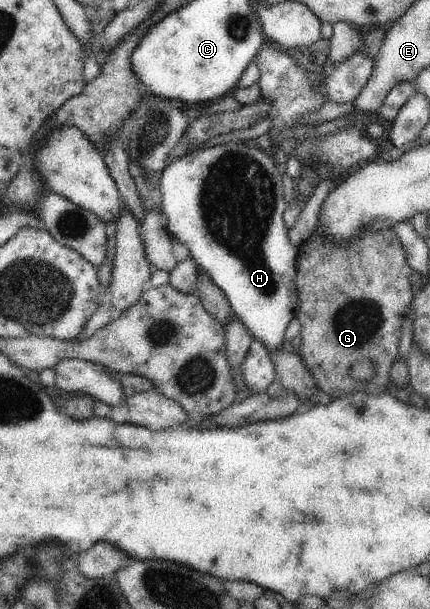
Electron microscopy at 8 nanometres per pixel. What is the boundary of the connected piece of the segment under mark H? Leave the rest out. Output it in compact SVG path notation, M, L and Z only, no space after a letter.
M227 142L207 149L193 150L191 153L179 156L175 161L165 165L160 177L160 191L162 201L160 209L165 217L168 233L175 240L187 245L190 255L200 265L203 271L211 277L217 287L220 287L228 297L232 311L239 321L245 326L255 340L259 340L268 349L269 353L277 352L285 341L286 327L295 316L298 306L298 295L296 290L295 276L298 268L299 249L293 245L287 237L287 230L283 223L283 212L287 207L281 173L277 169L272 154L259 148L259 146L243 142Z

